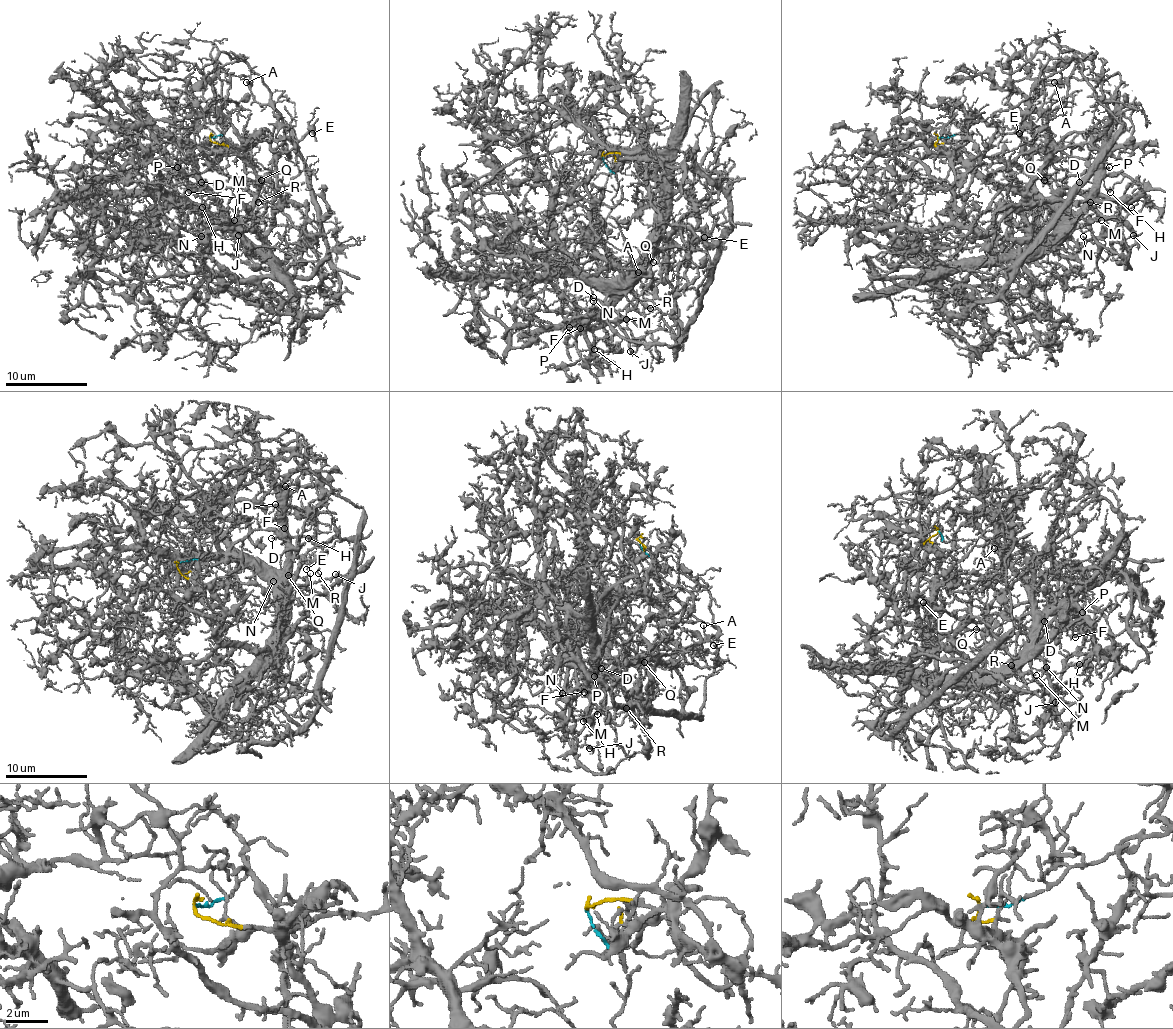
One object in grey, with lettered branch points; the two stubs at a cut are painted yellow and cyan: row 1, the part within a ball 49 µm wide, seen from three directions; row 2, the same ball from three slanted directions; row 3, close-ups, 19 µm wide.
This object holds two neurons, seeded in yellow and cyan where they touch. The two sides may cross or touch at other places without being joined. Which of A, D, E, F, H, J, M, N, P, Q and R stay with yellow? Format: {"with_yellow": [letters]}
{"with_yellow": ["A", "D", "E", "F", "H", "J", "M", "N", "P", "Q", "R"]}

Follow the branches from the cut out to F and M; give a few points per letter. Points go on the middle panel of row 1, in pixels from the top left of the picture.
F: (601, 154), (632, 157), (648, 173), (658, 232), (646, 257), (609, 302), (578, 323), (580, 329)
M: (601, 154), (632, 157), (648, 171), (648, 195), (660, 214), (646, 271), (627, 294), (632, 306), (625, 318)

